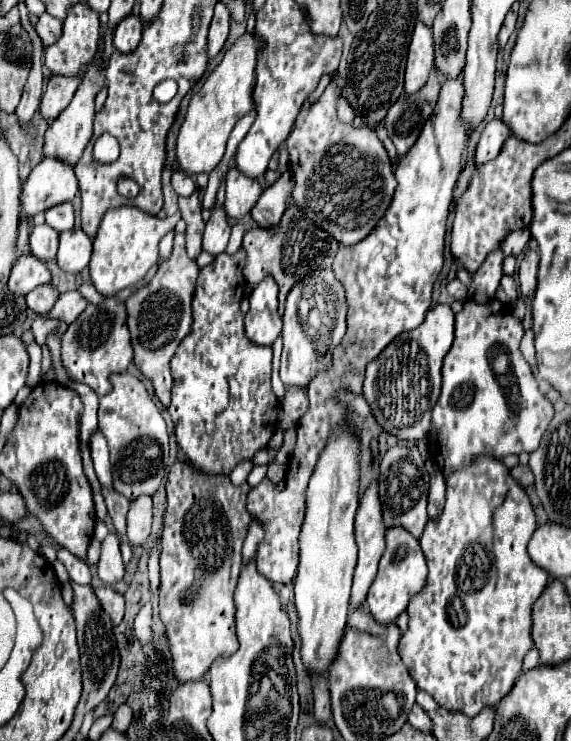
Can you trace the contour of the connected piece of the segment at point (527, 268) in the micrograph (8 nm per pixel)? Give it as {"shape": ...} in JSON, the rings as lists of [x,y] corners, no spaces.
{"shape":[[[528,249],[524,253],[524,259],[518,267],[518,281],[520,281],[520,291],[522,295],[534,295],[536,289],[536,273],[538,273],[538,251]]]}

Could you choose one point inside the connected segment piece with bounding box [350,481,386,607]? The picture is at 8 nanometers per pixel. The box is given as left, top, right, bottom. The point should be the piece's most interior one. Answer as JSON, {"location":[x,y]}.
{"location":[370,530]}

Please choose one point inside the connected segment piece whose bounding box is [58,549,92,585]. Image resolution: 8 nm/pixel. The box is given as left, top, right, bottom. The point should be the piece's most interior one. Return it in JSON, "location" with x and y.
{"location":[78,570]}

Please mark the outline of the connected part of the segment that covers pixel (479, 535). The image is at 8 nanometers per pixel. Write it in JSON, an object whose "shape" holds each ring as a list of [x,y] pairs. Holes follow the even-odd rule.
{"shape":[[[478,455],[478,459],[474,459],[468,467],[462,467],[462,469],[458,469],[458,471],[454,471],[454,473],[450,473],[446,477],[446,505],[444,505],[444,511],[442,511],[442,515],[436,521],[430,521],[426,525],[426,531],[424,531],[424,535],[420,539],[422,551],[424,551],[426,561],[428,561],[428,579],[426,579],[424,589],[410,601],[410,605],[406,609],[408,615],[410,615],[410,621],[408,621],[408,631],[400,639],[398,651],[400,651],[400,657],[402,657],[404,665],[410,671],[410,677],[416,681],[416,685],[420,689],[424,689],[426,693],[430,693],[448,711],[460,711],[460,713],[472,717],[482,707],[496,705],[510,691],[510,687],[514,685],[514,679],[522,671],[522,659],[528,653],[528,649],[532,647],[532,635],[530,635],[532,619],[530,619],[530,611],[532,611],[534,601],[542,595],[542,591],[544,591],[544,587],[548,583],[548,573],[544,569],[540,569],[538,565],[534,565],[532,559],[526,553],[526,545],[528,545],[534,529],[536,529],[536,519],[534,519],[534,511],[532,511],[530,499],[528,499],[524,487],[514,483],[514,479],[510,479],[510,473],[502,465],[502,461],[498,461],[498,459],[490,457],[490,455]],[[498,491],[504,493],[502,495],[504,499],[498,501],[496,505],[492,505],[492,493],[498,493]]]}

